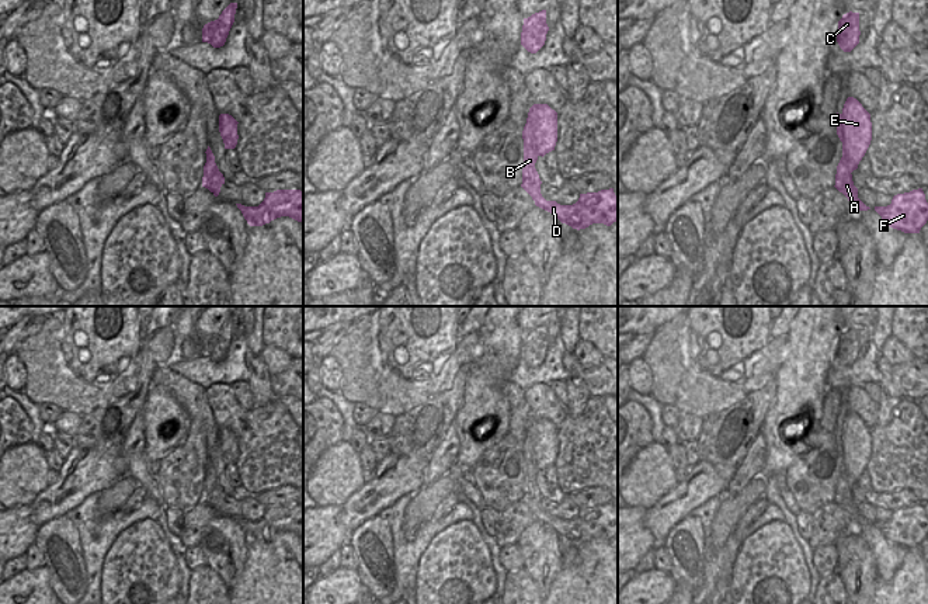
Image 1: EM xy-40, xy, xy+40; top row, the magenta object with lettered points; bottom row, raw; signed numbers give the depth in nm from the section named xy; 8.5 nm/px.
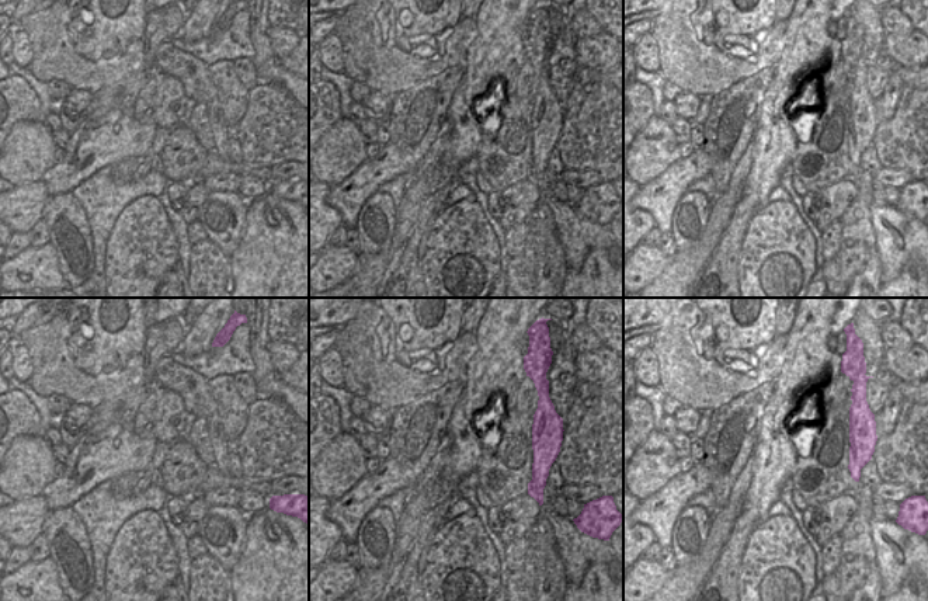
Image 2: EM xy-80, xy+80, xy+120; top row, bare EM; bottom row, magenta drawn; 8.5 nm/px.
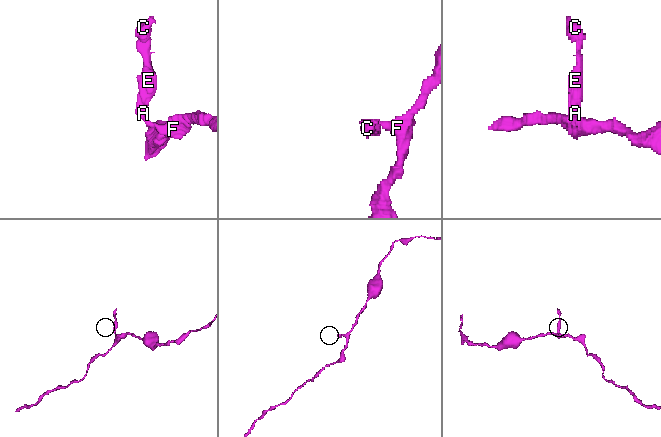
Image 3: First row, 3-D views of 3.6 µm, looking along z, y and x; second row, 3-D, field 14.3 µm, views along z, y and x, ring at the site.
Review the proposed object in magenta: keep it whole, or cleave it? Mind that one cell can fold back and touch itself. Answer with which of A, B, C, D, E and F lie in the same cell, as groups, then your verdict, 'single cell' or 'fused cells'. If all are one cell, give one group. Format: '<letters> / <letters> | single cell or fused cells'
A B D F / C E | fused cells

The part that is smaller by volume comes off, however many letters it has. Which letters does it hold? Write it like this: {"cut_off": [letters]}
{"cut_off": ["C", "E"]}

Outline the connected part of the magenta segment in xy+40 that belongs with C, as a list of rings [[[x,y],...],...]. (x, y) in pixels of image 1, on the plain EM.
[[[847,327],[838,336],[837,357],[844,367],[851,367],[859,358],[859,327]]]

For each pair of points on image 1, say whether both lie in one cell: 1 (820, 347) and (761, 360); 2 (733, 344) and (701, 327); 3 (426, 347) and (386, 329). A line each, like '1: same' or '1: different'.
1: different
2: same
3: same

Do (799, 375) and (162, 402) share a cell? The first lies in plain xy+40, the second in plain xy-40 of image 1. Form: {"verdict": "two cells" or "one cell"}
{"verdict": "one cell"}

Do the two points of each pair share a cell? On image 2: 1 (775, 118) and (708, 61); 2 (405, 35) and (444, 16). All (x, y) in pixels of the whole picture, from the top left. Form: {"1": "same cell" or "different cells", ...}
{"1": "different cells", "2": "same cell"}

